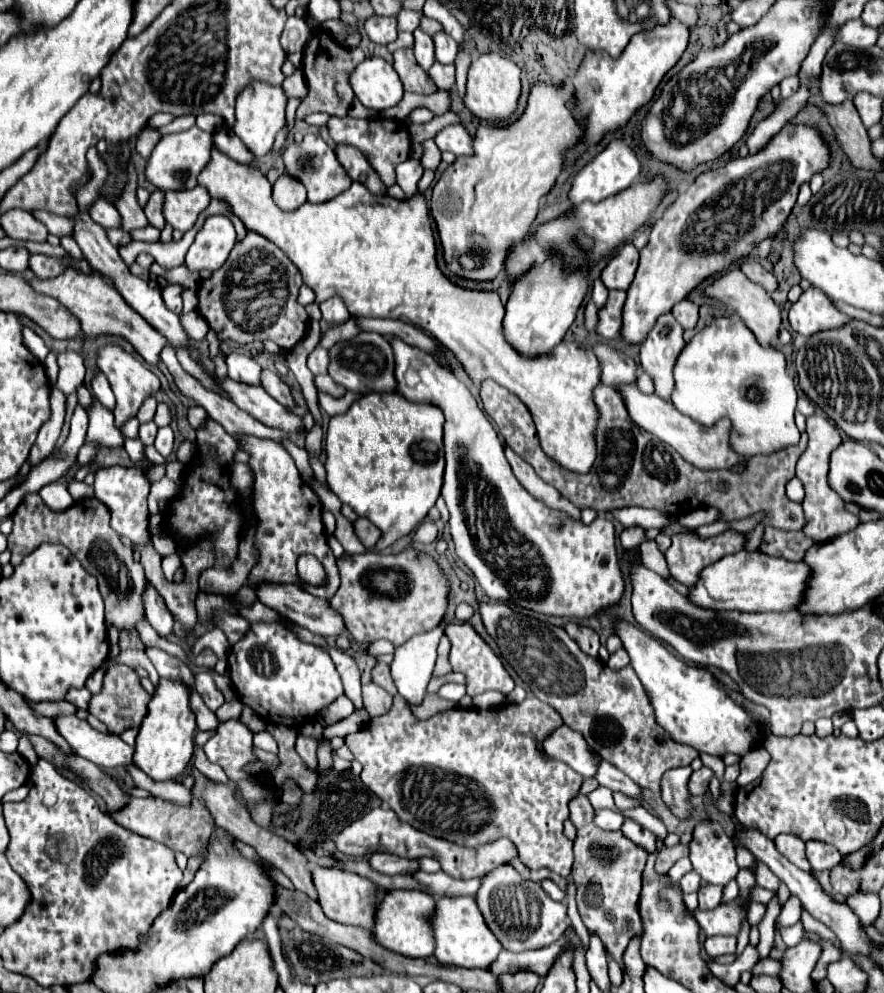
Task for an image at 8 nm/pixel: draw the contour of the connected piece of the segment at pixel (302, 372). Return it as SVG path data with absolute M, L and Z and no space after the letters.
M311 321L309 327L307 327L307 333L303 337L303 341L299 345L295 345L289 353L287 353L287 367L293 371L293 375L297 377L301 389L303 389L303 395L307 399L307 405L309 405L309 411L313 413L315 422L322 425L323 419L319 415L319 405L317 405L317 387L313 383L315 375L309 371L307 367L307 357L309 353L317 347L319 343L319 337L321 337L321 329L319 329L319 321Z

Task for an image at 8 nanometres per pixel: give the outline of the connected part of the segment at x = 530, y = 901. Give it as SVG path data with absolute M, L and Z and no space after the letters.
M501 865L487 873L475 899L485 923L507 951L517 953L525 949L543 949L557 941L567 929L567 905L553 901L539 883L525 881L511 865Z

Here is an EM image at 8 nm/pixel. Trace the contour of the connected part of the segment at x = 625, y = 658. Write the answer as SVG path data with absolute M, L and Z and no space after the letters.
M621 647L619 651L615 651L615 653L609 657L607 665L609 665L613 671L619 671L619 669L623 669L625 665L629 665L629 655L627 655L627 651L625 651L623 647Z

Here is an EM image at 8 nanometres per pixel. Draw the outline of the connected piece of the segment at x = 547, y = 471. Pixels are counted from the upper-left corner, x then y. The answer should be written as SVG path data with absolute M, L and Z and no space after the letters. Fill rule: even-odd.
M483 381L481 401L489 417L497 423L505 443L519 457L523 457L545 483L553 485L563 497L567 497L579 509L593 507L597 511L607 513L613 509L637 505L637 507L661 509L669 515L681 515L681 509L689 513L697 507L717 507L723 513L723 521L743 519L751 513L765 511L767 519L753 533L747 535L749 551L755 551L759 547L763 539L763 527L767 523L783 531L795 531L805 527L803 507L799 503L789 501L785 495L785 483L795 477L797 459L807 447L805 433L801 433L801 443L795 447L781 449L771 455L751 457L749 469L741 475L731 471L703 471L703 469L691 467L673 447L665 445L657 437L653 437L651 433L639 429L633 421L629 421L629 413L625 411L621 395L613 387L597 385L597 389L593 389L593 401L599 411L599 421L595 431L597 459L593 463L593 469L581 475L581 473L563 469L561 465L557 465L557 461L545 457L537 439L531 413L523 405L523 401L517 399L513 393L509 393L495 381ZM689 503L691 503L691 509L689 509Z

